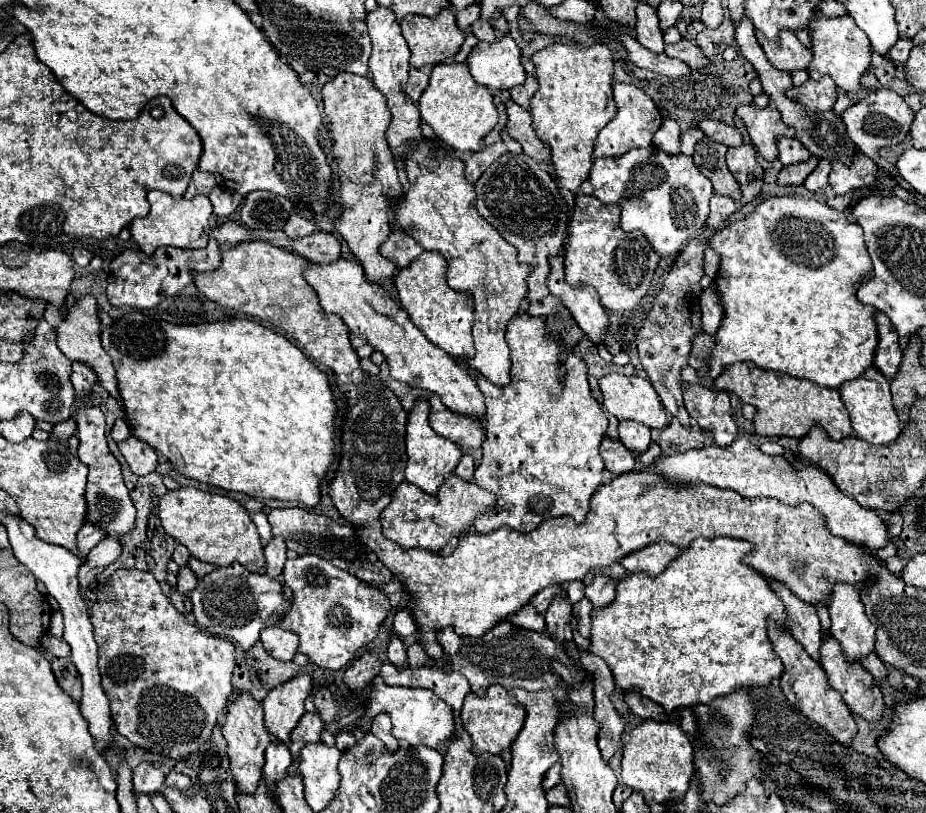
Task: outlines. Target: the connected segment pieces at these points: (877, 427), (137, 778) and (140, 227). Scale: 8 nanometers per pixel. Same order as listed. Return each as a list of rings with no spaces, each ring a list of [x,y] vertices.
[[[871,366],[859,378],[841,384],[839,392],[841,392],[841,400],[849,412],[855,436],[859,436],[871,444],[893,444],[897,440],[897,436],[901,434],[901,422],[891,404],[889,380],[877,368]]]
[[[141,762],[133,770],[135,794],[155,794],[159,788],[163,788],[163,782],[165,782],[163,770],[151,766],[151,762]]]
[[[151,190],[147,194],[147,200],[151,204],[151,212],[145,218],[137,218],[129,224],[129,232],[133,240],[139,244],[139,250],[145,254],[155,252],[159,246],[175,246],[181,250],[193,250],[193,248],[205,248],[209,240],[209,218],[211,218],[211,202],[207,196],[195,196],[191,200],[185,198],[173,198],[167,192]]]

